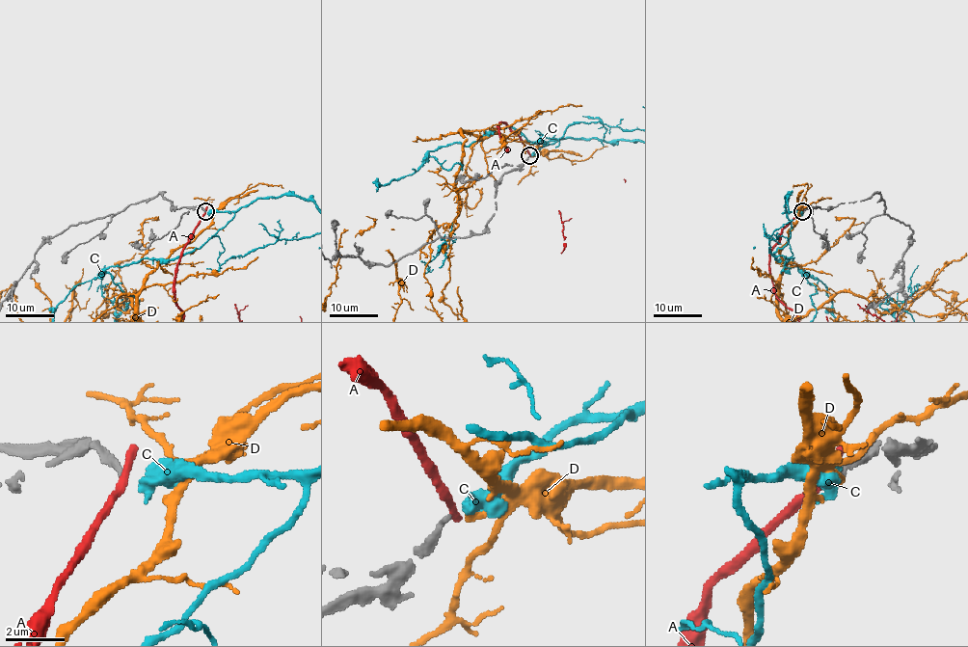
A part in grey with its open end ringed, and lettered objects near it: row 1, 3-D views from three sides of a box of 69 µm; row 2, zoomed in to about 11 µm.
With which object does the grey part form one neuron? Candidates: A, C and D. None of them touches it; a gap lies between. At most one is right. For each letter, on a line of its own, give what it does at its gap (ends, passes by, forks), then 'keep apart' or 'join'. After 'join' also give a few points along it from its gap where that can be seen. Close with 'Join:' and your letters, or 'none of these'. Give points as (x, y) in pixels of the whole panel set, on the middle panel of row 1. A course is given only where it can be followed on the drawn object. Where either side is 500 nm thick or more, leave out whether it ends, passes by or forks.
A: it ends; keep apart
C: it ends; join
D: it ends; keep apart
Join: C

